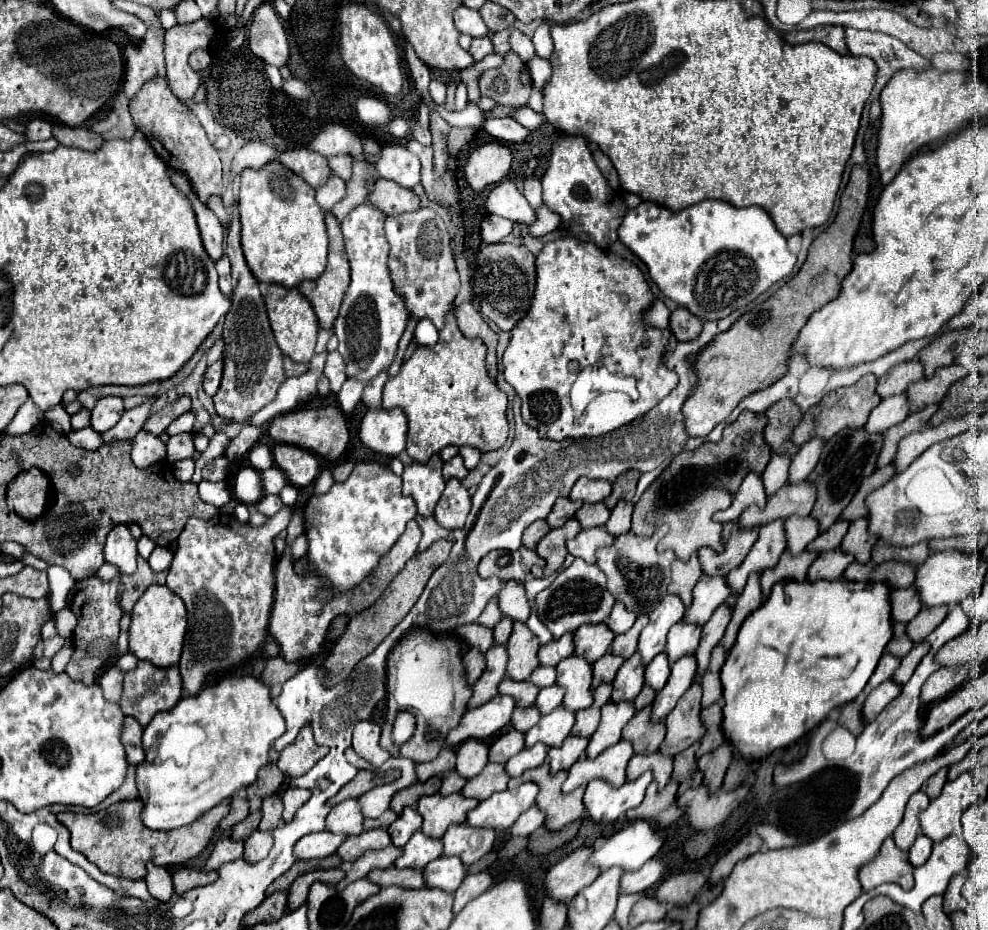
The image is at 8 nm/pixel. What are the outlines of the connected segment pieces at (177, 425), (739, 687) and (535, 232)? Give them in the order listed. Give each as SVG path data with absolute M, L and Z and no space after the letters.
M185 412L167 427L167 433L169 433L169 435L191 433L191 431L193 431L193 425L195 425L195 414L192 412Z
M843 579L777 583L771 597L741 625L737 641L721 669L725 701L721 731L725 739L743 761L761 761L773 749L797 743L835 707L843 707L859 697L889 639L891 609L887 585L849 583Z
M545 204L536 210L536 217L535 223L528 225L529 232L534 237L541 237L543 233L559 229L559 225L561 225L561 217L553 211L549 211Z

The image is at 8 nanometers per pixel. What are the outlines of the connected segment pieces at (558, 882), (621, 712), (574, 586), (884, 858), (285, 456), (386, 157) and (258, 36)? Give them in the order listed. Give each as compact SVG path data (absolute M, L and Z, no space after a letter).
M591 847L577 849L547 871L545 893L553 901L569 901L597 879L599 871L587 865L587 857L591 855L591 851Z
M607 703L607 705L603 705L599 727L589 739L589 745L585 749L585 757L593 759L601 751L619 743L621 731L633 715L635 715L633 703Z
M575 559L567 569L563 569L555 581L543 589L535 597L535 607L537 615L543 621L543 625L551 631L553 639L559 639L563 633L573 633L581 625L597 625L603 623L613 607L615 599L607 591L605 585L605 575L599 573L597 565L589 565L581 559Z
M885 839L875 861L867 863L859 871L859 881L863 891L871 891L883 883L897 883L905 891L913 887L913 865L907 859L907 853L897 849L893 839Z
M275 445L273 459L275 459L275 465L281 471L285 471L285 475L289 477L289 483L295 487L309 485L319 473L319 463L315 455L295 445Z
M393 145L381 151L381 159L375 163L379 177L399 181L399 185L411 189L421 181L421 161L405 147Z
M261 3L255 9L249 23L247 39L249 39L251 51L263 61L279 69L287 65L287 51L289 51L287 35L271 3Z

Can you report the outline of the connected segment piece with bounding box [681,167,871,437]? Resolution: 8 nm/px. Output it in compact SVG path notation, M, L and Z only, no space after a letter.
M853 167L849 183L841 195L835 221L819 237L815 237L799 273L779 287L773 297L755 305L749 313L743 313L735 325L731 325L731 329L719 333L703 351L695 353L693 369L699 381L681 409L685 433L689 437L709 435L717 423L729 417L741 399L755 391L767 389L767 385L775 383L787 371L789 349L801 327L807 323L813 311L821 309L839 295L839 283L851 271L853 235L867 205L869 181L871 179L865 169Z

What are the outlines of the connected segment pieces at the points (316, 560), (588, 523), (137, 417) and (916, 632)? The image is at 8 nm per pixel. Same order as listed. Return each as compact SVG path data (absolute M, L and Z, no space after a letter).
M357 463L347 481L335 483L333 489L323 495L313 495L303 509L305 537L309 541L307 561L311 565L311 571L323 577L339 595L353 591L355 585L361 585L365 577L373 573L373 569L379 565L379 559L391 551L395 541L401 537L407 521L415 515L415 501L401 493L401 477L393 475L389 467L383 467L379 463Z
M585 503L585 505L575 513L575 517L577 517L577 521L581 523L583 529L603 527L603 525L607 523L609 515L611 515L611 511L609 511L603 503L595 503L595 505L587 505L587 503Z
M149 399L147 403L143 403L143 405L135 407L135 409L125 411L123 417L119 419L119 423L113 429L109 429L107 433L101 433L103 443L111 443L115 439L133 439L143 429L143 423L149 417L151 403L153 403L153 399Z
M923 607L915 619L907 623L907 637L911 637L913 643L921 643L947 615L947 607Z

